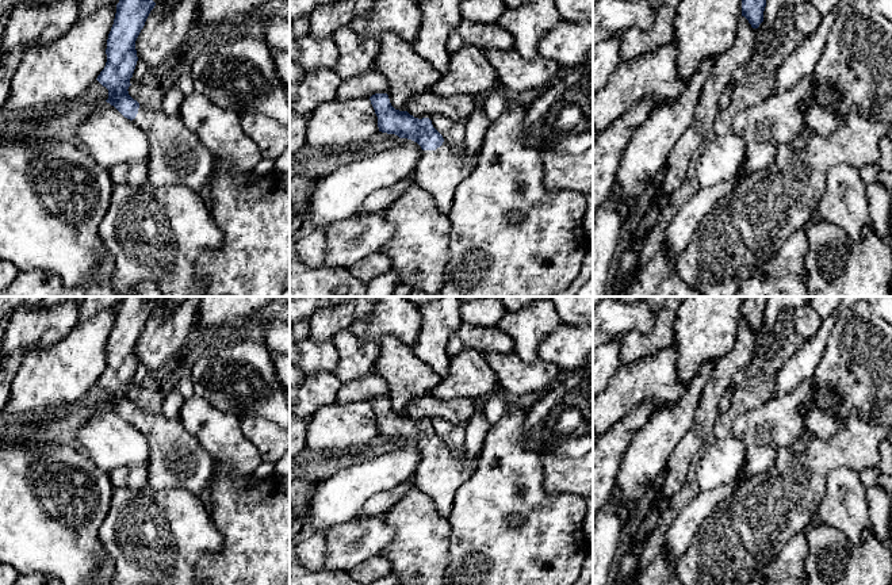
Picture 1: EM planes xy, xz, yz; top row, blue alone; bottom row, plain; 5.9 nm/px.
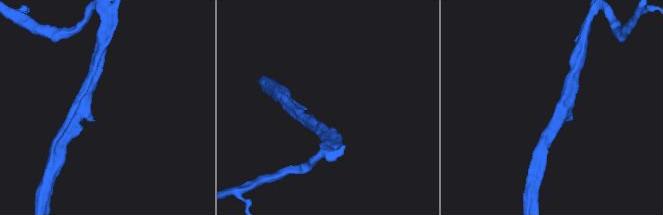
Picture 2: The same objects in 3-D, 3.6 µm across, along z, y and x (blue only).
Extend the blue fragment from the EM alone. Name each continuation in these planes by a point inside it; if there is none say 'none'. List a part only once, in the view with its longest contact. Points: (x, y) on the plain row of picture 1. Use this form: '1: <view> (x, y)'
1: xz (439, 475)

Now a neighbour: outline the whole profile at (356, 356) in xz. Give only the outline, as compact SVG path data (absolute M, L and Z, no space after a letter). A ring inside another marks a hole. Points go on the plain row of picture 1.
M341 330L333 339L338 352L338 364L334 375L341 383L372 374L378 360L380 347L379 343L364 340L353 334L351 330Z

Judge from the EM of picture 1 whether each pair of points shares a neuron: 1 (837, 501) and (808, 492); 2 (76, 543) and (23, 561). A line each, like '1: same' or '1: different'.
1: different
2: same

